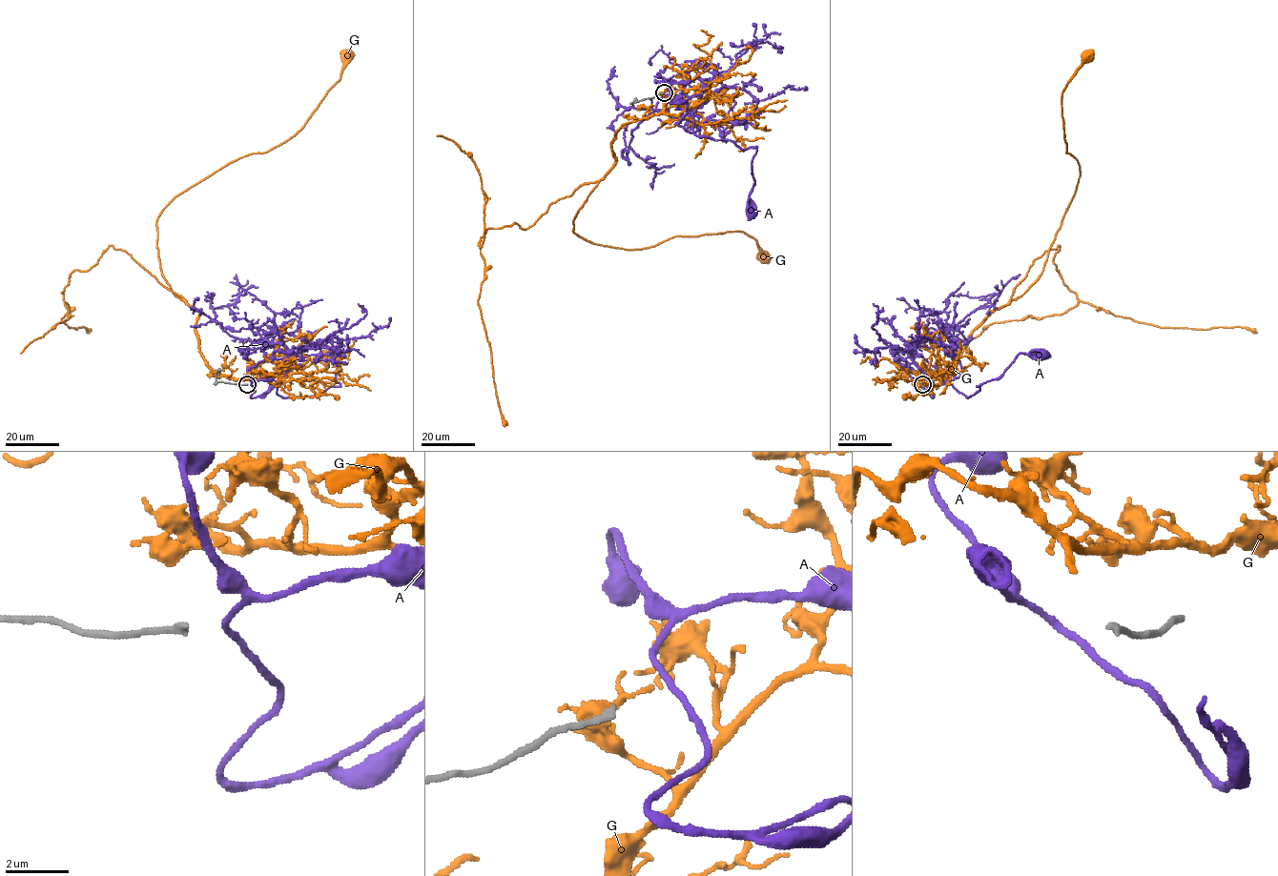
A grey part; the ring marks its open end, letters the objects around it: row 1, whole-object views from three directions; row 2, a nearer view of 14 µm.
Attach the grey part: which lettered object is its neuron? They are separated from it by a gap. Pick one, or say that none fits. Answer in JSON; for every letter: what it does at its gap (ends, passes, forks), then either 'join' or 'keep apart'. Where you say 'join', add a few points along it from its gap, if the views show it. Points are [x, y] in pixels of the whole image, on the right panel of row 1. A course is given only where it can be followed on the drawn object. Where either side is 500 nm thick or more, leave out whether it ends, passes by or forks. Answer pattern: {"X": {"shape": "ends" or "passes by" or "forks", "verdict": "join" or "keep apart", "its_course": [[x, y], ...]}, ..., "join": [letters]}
{"A": {"shape": "passes by", "verdict": "keep apart"}, "G": {"shape": "forks", "verdict": "keep apart"}, "join": []}

